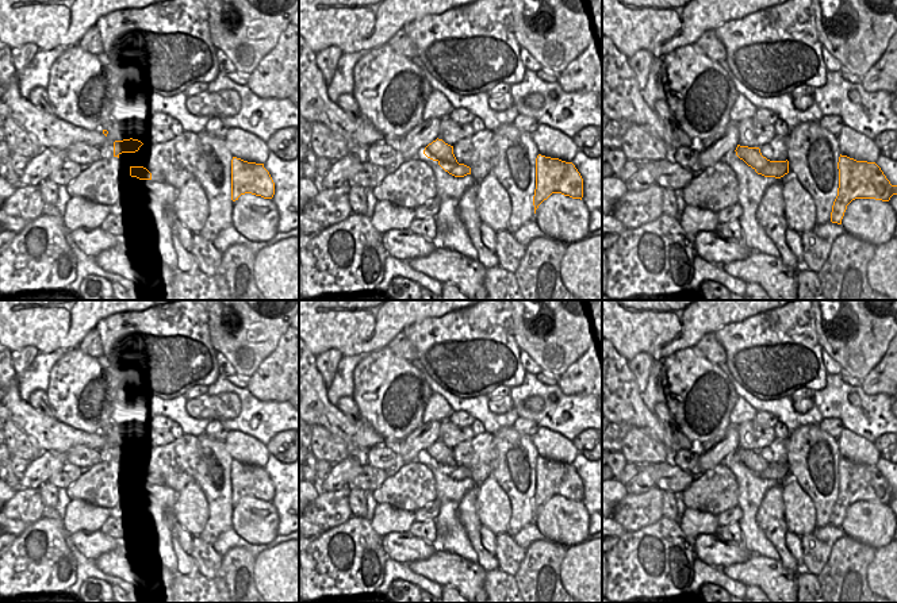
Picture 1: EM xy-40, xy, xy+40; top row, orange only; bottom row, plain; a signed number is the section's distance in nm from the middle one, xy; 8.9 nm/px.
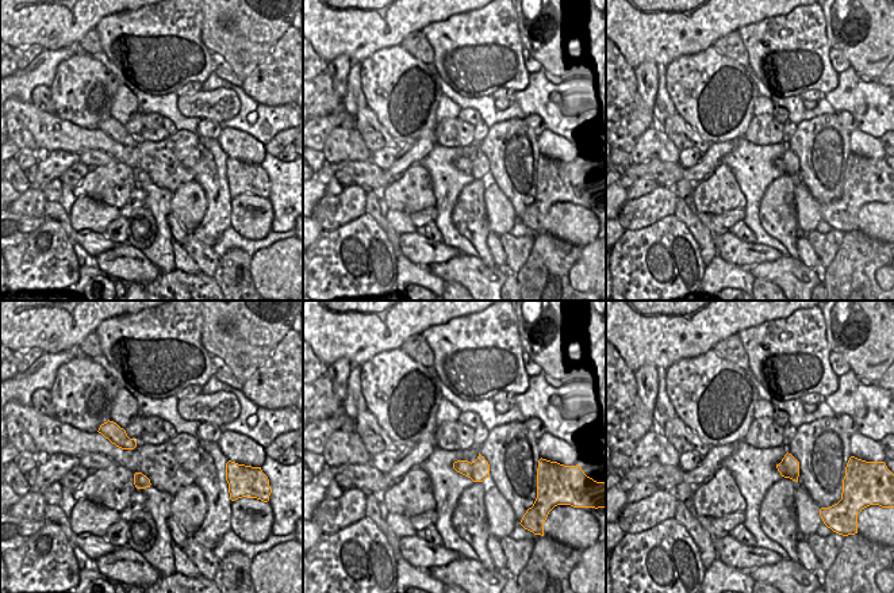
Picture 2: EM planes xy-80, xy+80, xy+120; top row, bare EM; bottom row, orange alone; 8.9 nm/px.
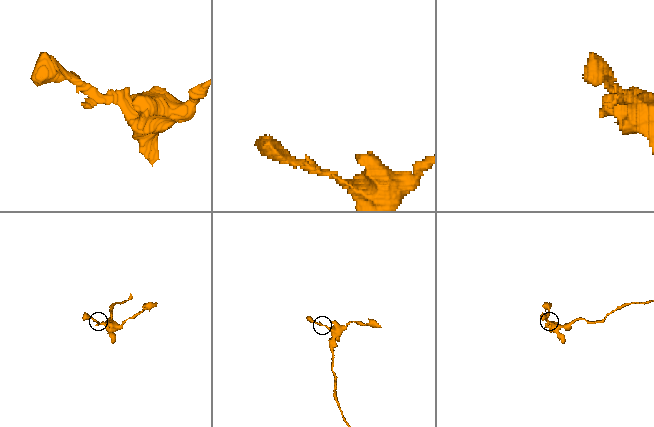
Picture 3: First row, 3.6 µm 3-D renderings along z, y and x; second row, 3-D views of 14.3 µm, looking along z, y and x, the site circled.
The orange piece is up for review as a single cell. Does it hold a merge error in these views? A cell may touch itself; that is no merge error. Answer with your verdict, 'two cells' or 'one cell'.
two cells

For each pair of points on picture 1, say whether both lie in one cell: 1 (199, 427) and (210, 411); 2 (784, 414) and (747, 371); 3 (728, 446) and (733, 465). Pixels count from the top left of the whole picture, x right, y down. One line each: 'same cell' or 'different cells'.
1: different cells
2: different cells
3: different cells

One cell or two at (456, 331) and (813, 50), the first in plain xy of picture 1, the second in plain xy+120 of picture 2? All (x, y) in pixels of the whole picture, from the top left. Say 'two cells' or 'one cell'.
one cell

